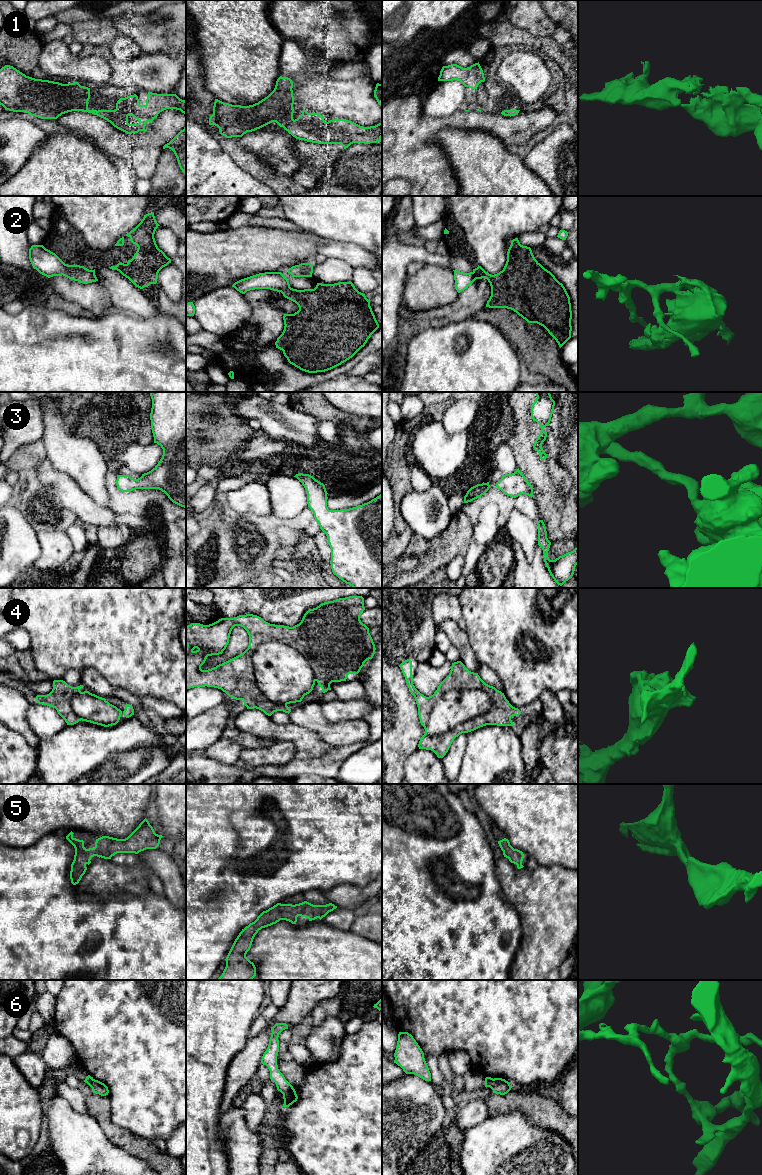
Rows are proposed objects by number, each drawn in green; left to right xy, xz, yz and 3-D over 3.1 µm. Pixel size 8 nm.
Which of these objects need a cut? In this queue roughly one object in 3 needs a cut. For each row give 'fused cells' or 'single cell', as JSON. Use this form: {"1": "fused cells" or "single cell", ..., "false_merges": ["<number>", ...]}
{"1": "single cell", "2": "fused cells", "3": "single cell", "4": "fused cells", "5": "single cell", "6": "fused cells", "false_merges": ["2", "4", "6"]}

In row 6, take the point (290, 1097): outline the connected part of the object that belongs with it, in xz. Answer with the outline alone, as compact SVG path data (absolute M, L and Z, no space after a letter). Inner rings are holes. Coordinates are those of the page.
M294 1088L283 1094L284 1104L282 1107L289 1107L297 1101L298 1096Z

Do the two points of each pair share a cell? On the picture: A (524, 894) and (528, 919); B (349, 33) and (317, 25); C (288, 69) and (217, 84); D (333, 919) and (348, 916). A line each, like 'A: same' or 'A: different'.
A: same
B: same
C: different
D: same

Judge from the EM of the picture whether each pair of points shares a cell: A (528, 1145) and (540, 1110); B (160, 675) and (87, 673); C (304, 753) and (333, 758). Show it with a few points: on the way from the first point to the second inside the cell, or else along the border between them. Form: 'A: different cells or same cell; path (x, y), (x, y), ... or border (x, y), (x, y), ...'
A: different cells; border (517, 1110), (532, 1123), (554, 1130), (557, 1133)
B: different cells; border (79, 670), (94, 668), (114, 687)
C: different cells; border (334, 747), (321, 756), (299, 760)

